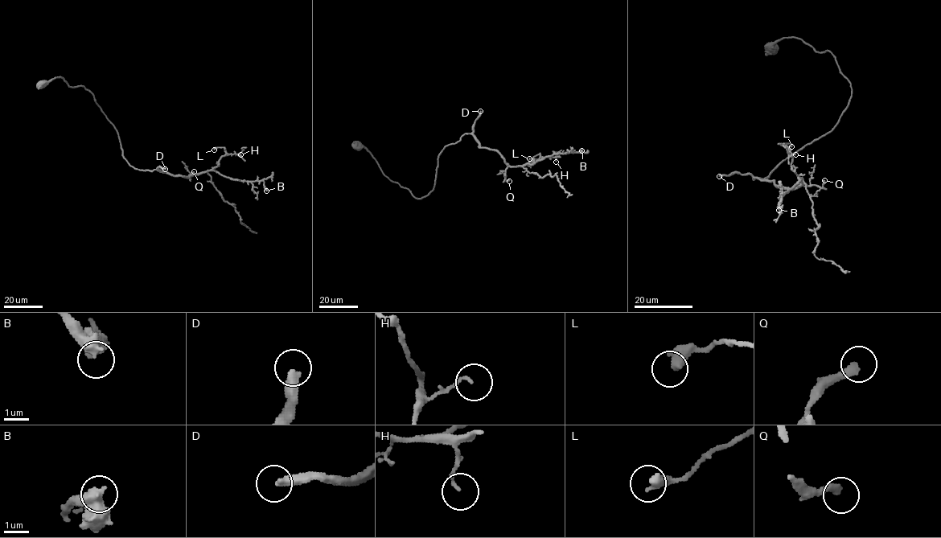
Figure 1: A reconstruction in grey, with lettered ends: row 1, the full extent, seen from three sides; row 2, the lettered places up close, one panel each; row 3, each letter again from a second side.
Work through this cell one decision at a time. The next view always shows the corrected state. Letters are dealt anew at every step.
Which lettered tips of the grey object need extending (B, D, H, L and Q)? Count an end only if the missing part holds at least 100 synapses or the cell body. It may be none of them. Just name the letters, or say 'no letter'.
D

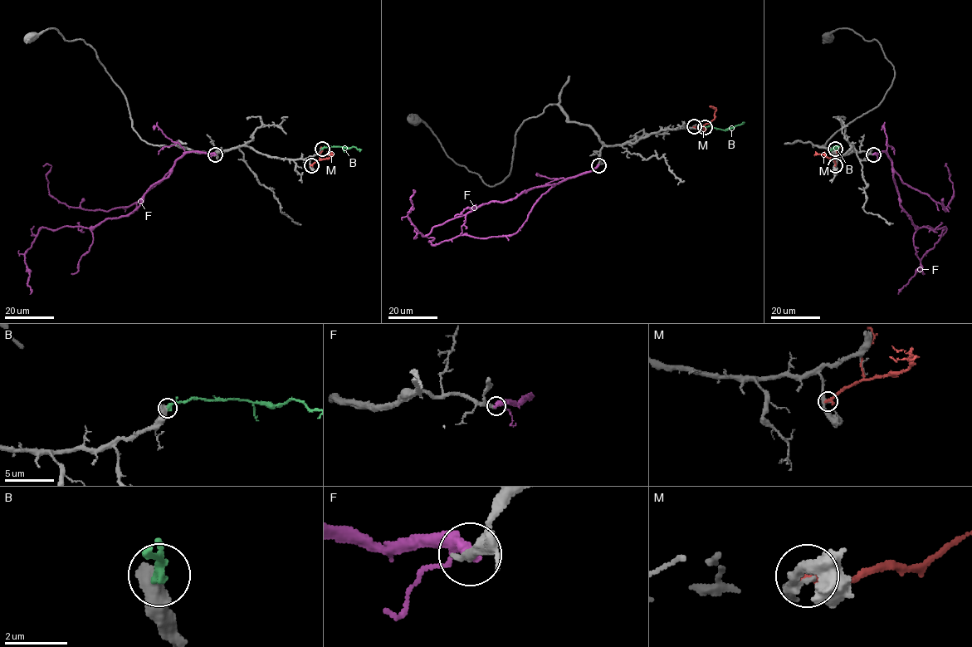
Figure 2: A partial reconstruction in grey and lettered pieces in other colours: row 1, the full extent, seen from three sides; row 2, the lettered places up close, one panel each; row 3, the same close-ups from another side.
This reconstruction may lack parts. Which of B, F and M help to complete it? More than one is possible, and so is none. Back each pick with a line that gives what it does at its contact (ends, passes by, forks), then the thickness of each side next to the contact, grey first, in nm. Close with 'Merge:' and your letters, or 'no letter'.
B: it passes by; 650 nm thick on the grey side, 200 nm on the other
Merge: B

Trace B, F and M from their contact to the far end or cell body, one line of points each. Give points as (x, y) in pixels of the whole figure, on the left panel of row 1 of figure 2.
B: (322, 149), (355, 147), (360, 149), (359, 151)
F: (215, 154), (184, 153), (171, 173), (155, 182), (128, 214), (90, 227), (41, 227), (25, 253), (30, 294)
M: (310, 165), (333, 154), (327, 151)

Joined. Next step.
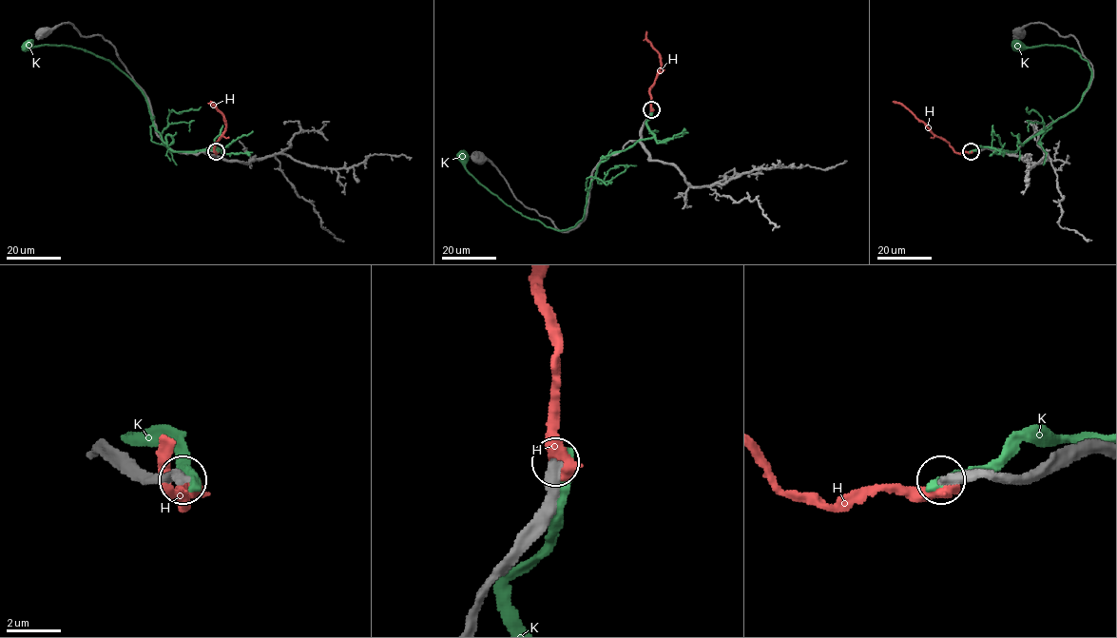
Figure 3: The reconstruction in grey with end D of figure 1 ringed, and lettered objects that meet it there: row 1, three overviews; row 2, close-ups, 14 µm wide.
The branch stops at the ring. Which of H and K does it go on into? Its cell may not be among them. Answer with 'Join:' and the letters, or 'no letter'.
Join: no letter

